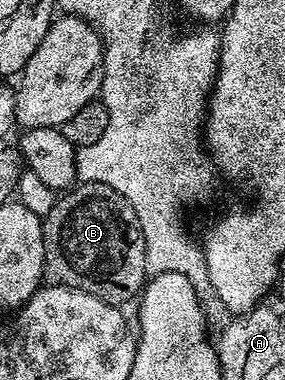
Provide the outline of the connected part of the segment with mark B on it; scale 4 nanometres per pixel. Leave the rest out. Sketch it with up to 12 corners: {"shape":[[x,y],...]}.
{"shape":[[71,187],[42,222],[49,263],[133,301],[148,279],[132,202]]}

